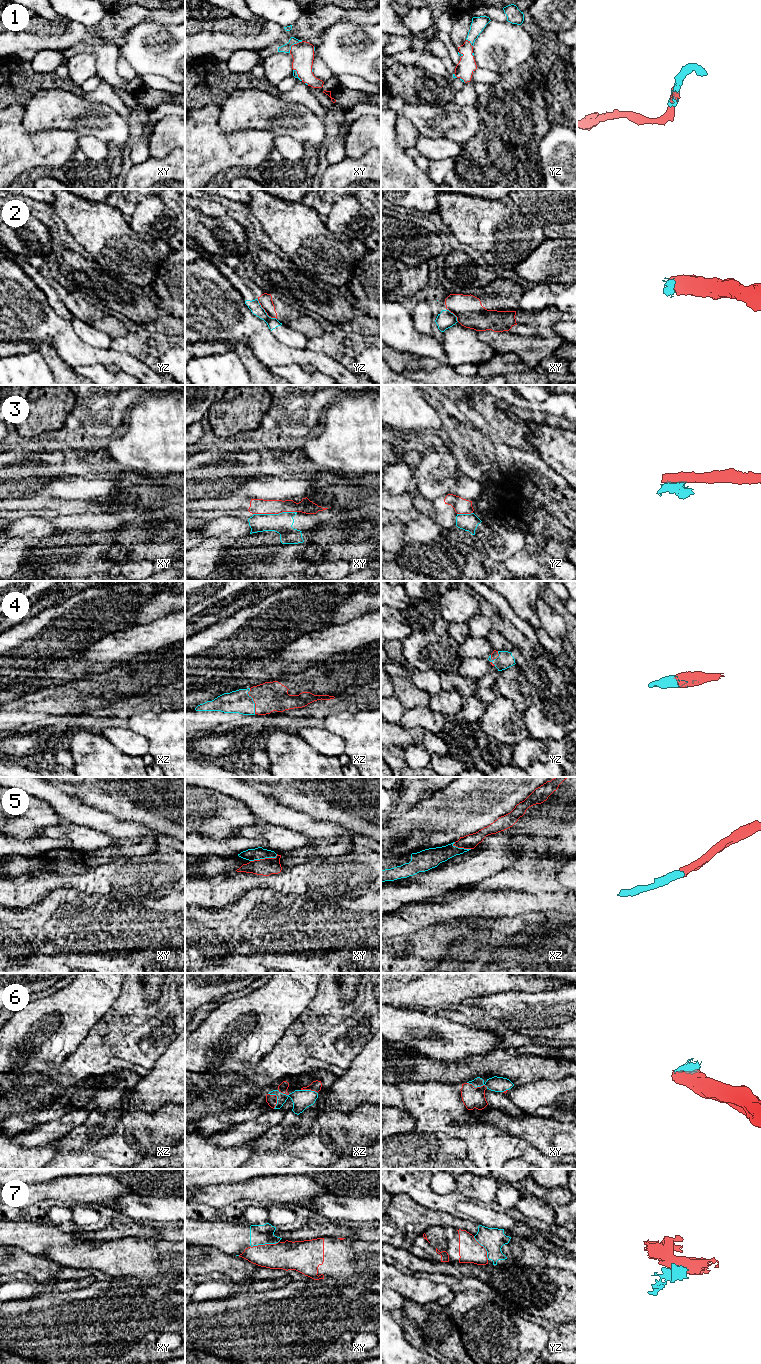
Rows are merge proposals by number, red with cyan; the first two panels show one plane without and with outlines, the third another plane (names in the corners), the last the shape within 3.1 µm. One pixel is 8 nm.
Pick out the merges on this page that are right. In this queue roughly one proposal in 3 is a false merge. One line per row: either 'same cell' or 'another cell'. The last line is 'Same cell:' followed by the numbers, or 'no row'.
1: same cell
2: another cell
3: another cell
4: same cell
5: same cell
6: same cell
7: another cell
Same cell: 1, 4, 5, 6

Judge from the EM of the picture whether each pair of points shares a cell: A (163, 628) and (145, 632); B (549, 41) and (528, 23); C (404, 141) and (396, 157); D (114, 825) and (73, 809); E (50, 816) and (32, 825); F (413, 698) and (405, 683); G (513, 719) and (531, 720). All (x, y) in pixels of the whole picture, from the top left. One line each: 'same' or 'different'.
A: same
B: same
C: different
D: same
E: same
F: same
G: different

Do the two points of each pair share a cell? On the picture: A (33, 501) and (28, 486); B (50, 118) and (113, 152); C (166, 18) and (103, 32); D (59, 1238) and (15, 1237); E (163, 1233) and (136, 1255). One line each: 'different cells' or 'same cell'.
A: different cells
B: different cells
C: same cell
D: same cell
E: different cells

